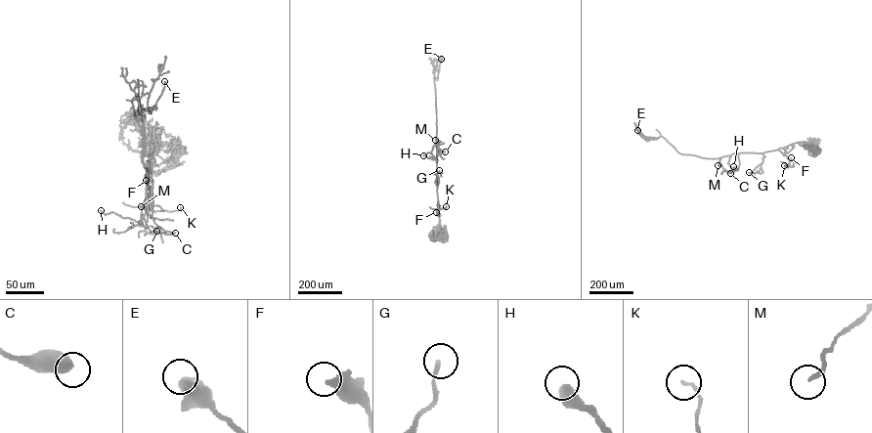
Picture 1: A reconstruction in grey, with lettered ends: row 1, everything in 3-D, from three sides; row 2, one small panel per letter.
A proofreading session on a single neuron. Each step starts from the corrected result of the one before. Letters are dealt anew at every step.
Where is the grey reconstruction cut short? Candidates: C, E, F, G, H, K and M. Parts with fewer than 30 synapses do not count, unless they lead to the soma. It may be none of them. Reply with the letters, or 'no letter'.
no letter

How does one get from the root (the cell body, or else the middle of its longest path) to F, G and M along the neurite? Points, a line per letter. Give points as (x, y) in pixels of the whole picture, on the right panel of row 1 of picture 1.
F: (814, 156), (808, 153), (808, 143), (803, 141), (778, 149), (789, 159), (787, 166), (794, 166), (791, 157)
G: (814, 156), (808, 153), (807, 142), (796, 143), (762, 152), (762, 162), (749, 172)
M: (814, 156), (808, 153), (808, 143), (803, 141), (762, 152), (733, 153), (719, 157), (718, 165)

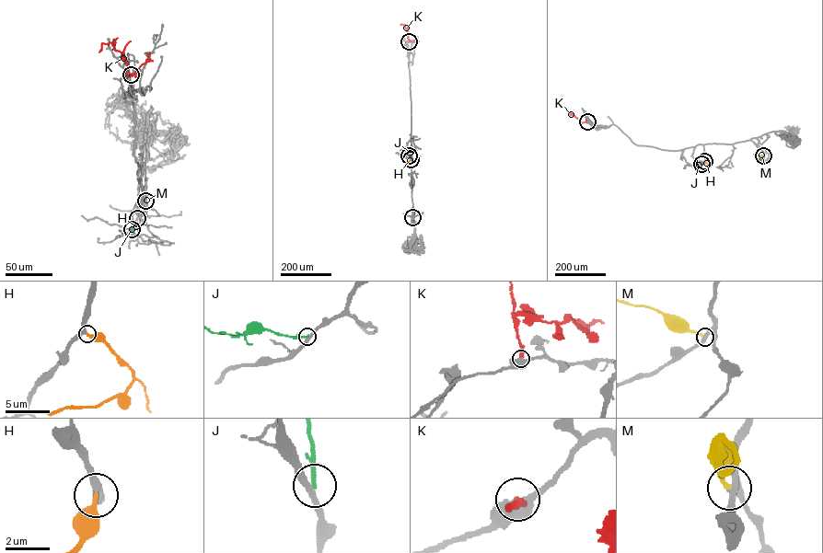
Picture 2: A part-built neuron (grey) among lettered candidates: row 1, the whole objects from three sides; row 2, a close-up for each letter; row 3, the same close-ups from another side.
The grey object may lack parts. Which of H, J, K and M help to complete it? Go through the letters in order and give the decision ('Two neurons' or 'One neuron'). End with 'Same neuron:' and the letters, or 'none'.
H: One neuron
J: Two neurons
K: Two neurons
M: Two neurons
Same neuron: H

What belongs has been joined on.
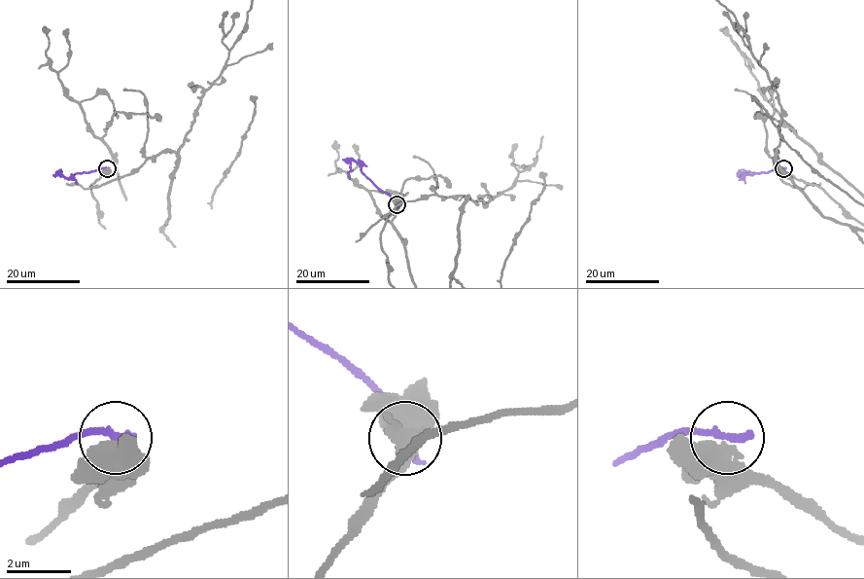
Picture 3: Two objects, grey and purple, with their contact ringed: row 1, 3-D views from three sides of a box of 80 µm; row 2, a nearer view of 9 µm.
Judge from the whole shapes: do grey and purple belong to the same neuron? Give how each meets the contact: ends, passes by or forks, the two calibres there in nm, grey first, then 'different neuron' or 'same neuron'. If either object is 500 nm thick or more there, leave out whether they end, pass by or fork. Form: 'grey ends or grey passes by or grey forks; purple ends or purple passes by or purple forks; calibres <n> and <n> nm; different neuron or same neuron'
calibres 700 and 280 nm; different neuron

